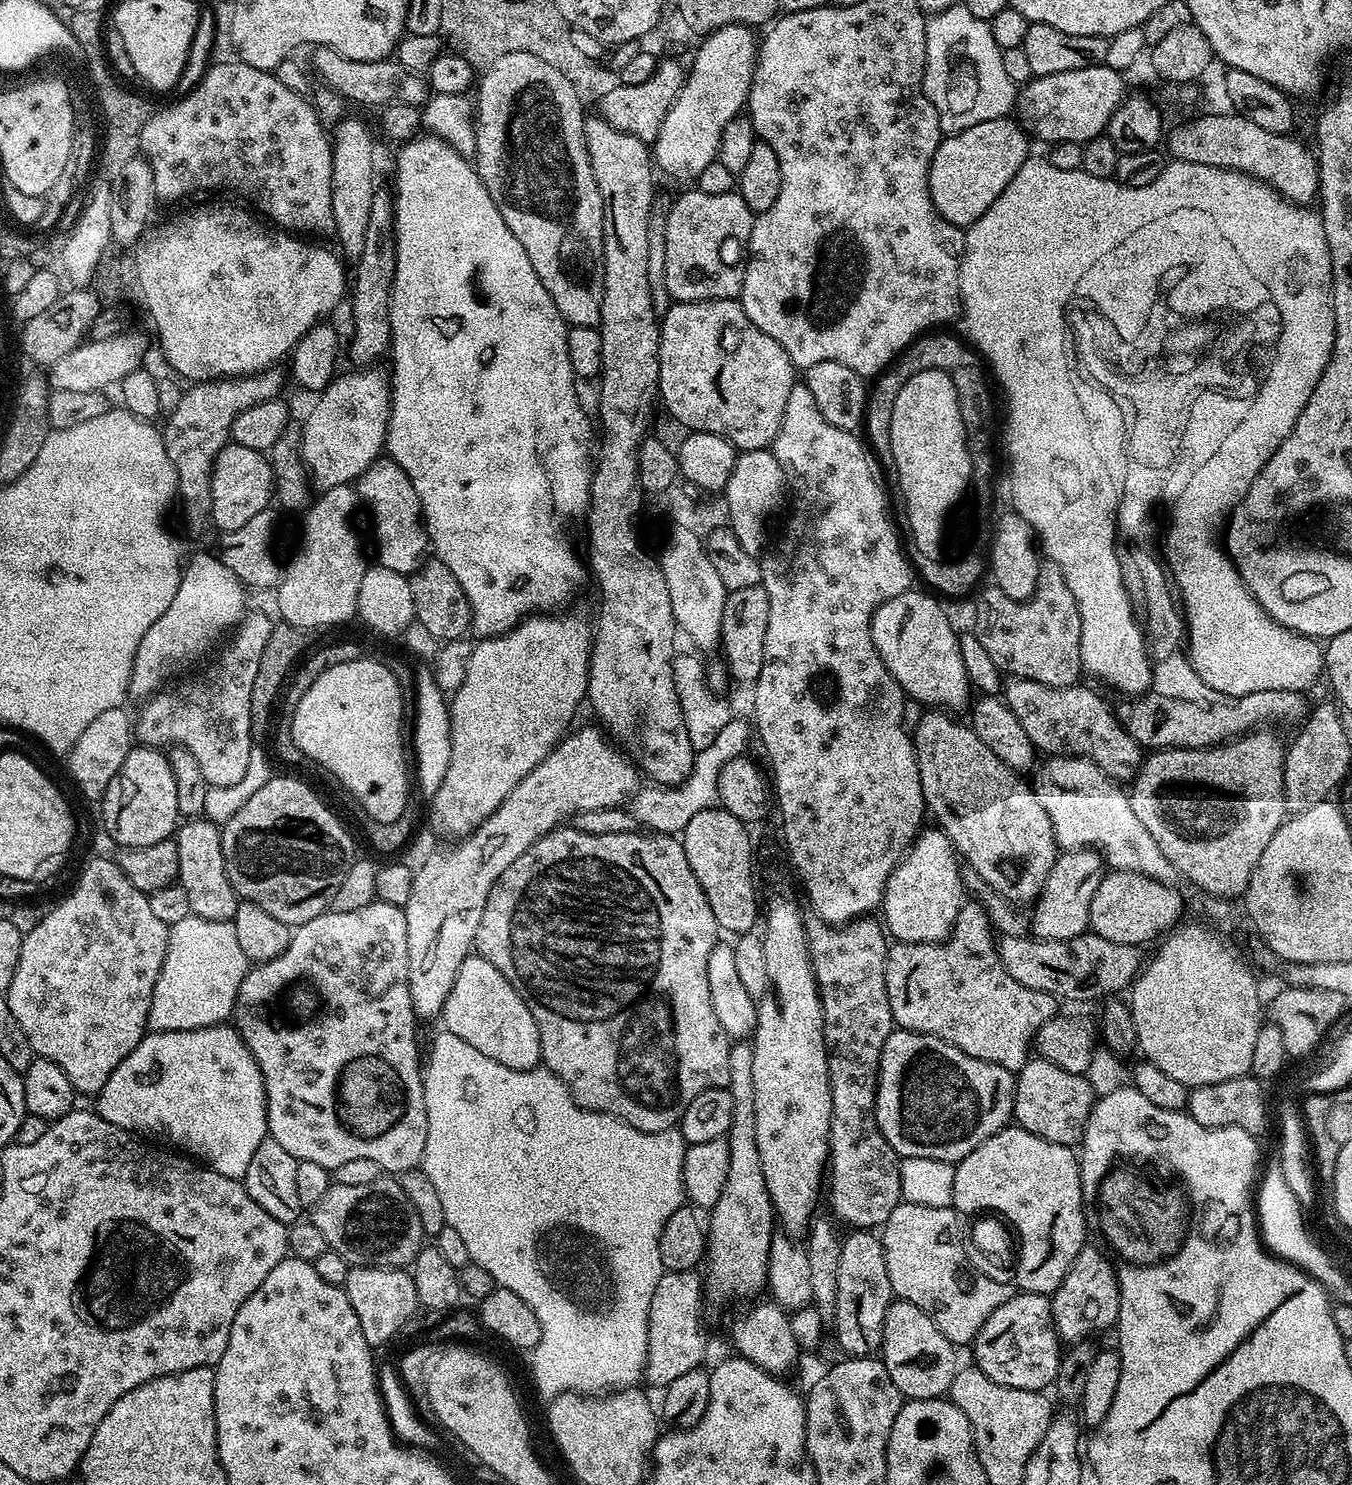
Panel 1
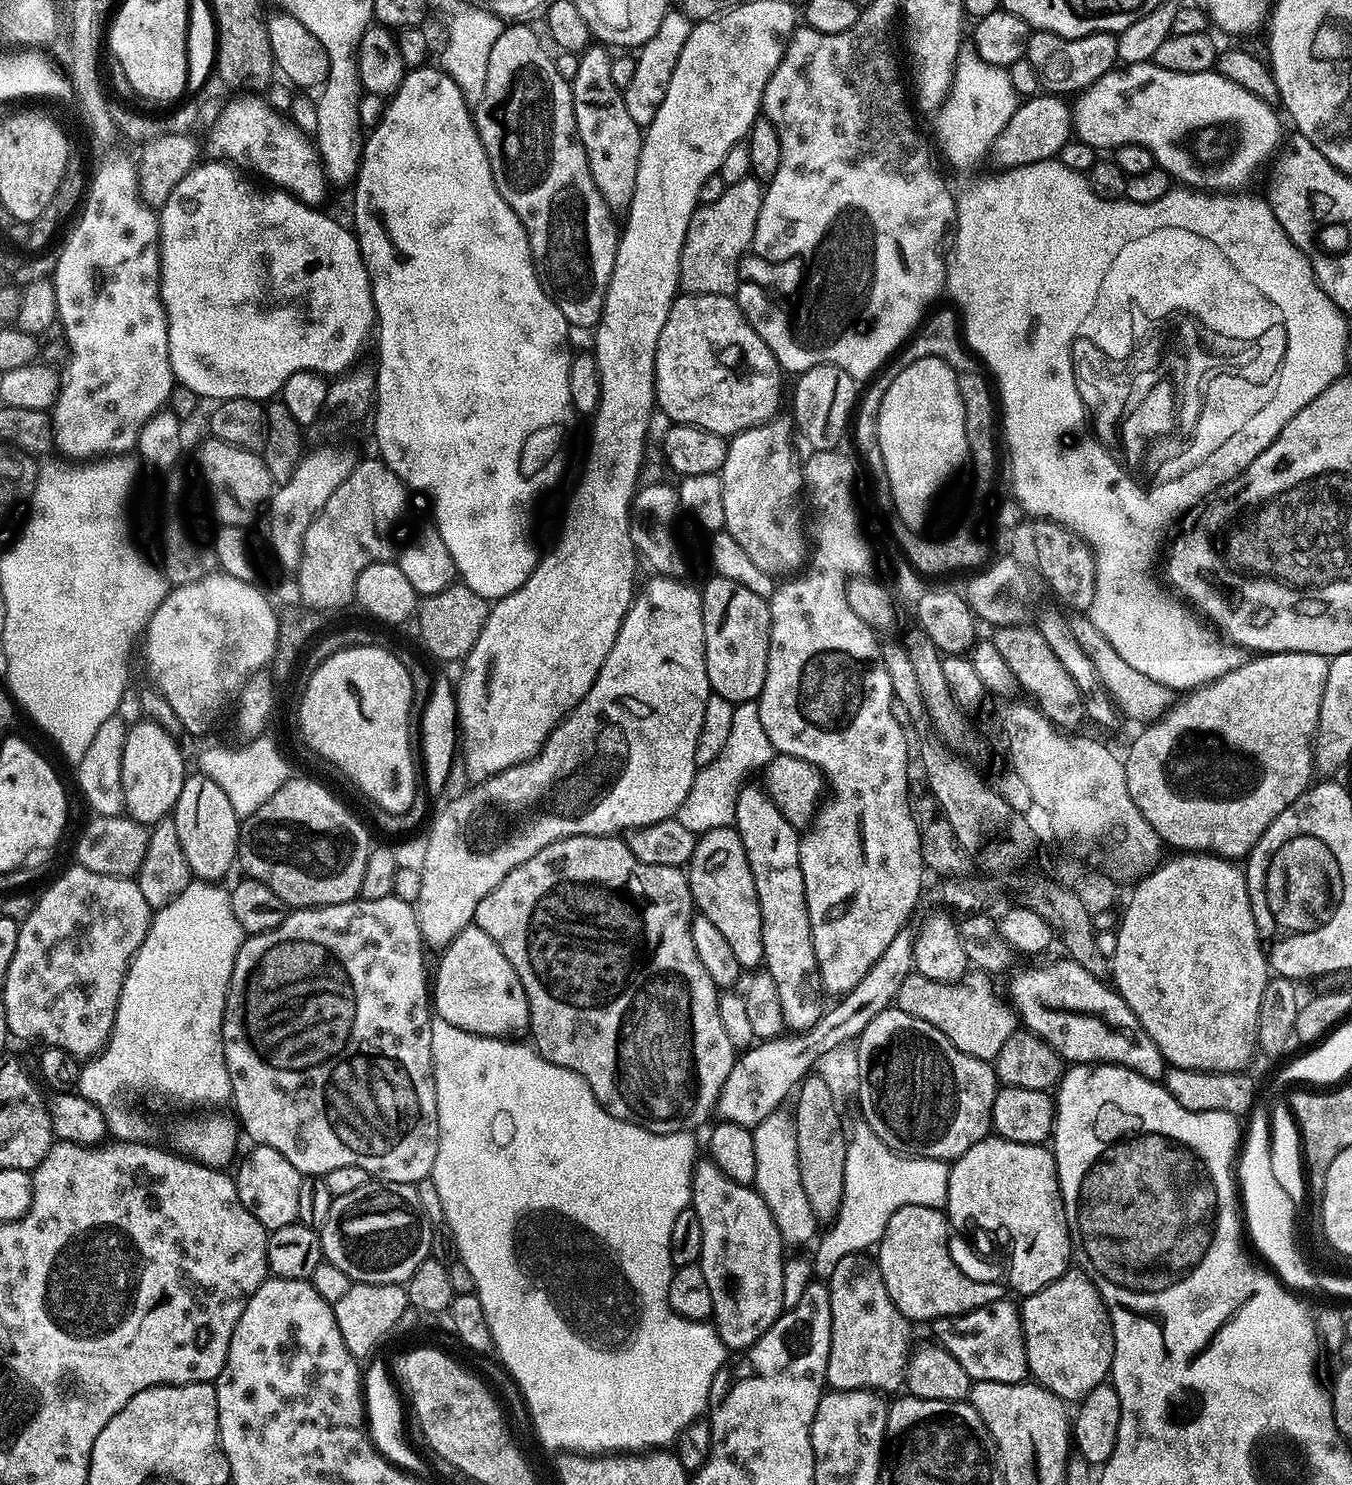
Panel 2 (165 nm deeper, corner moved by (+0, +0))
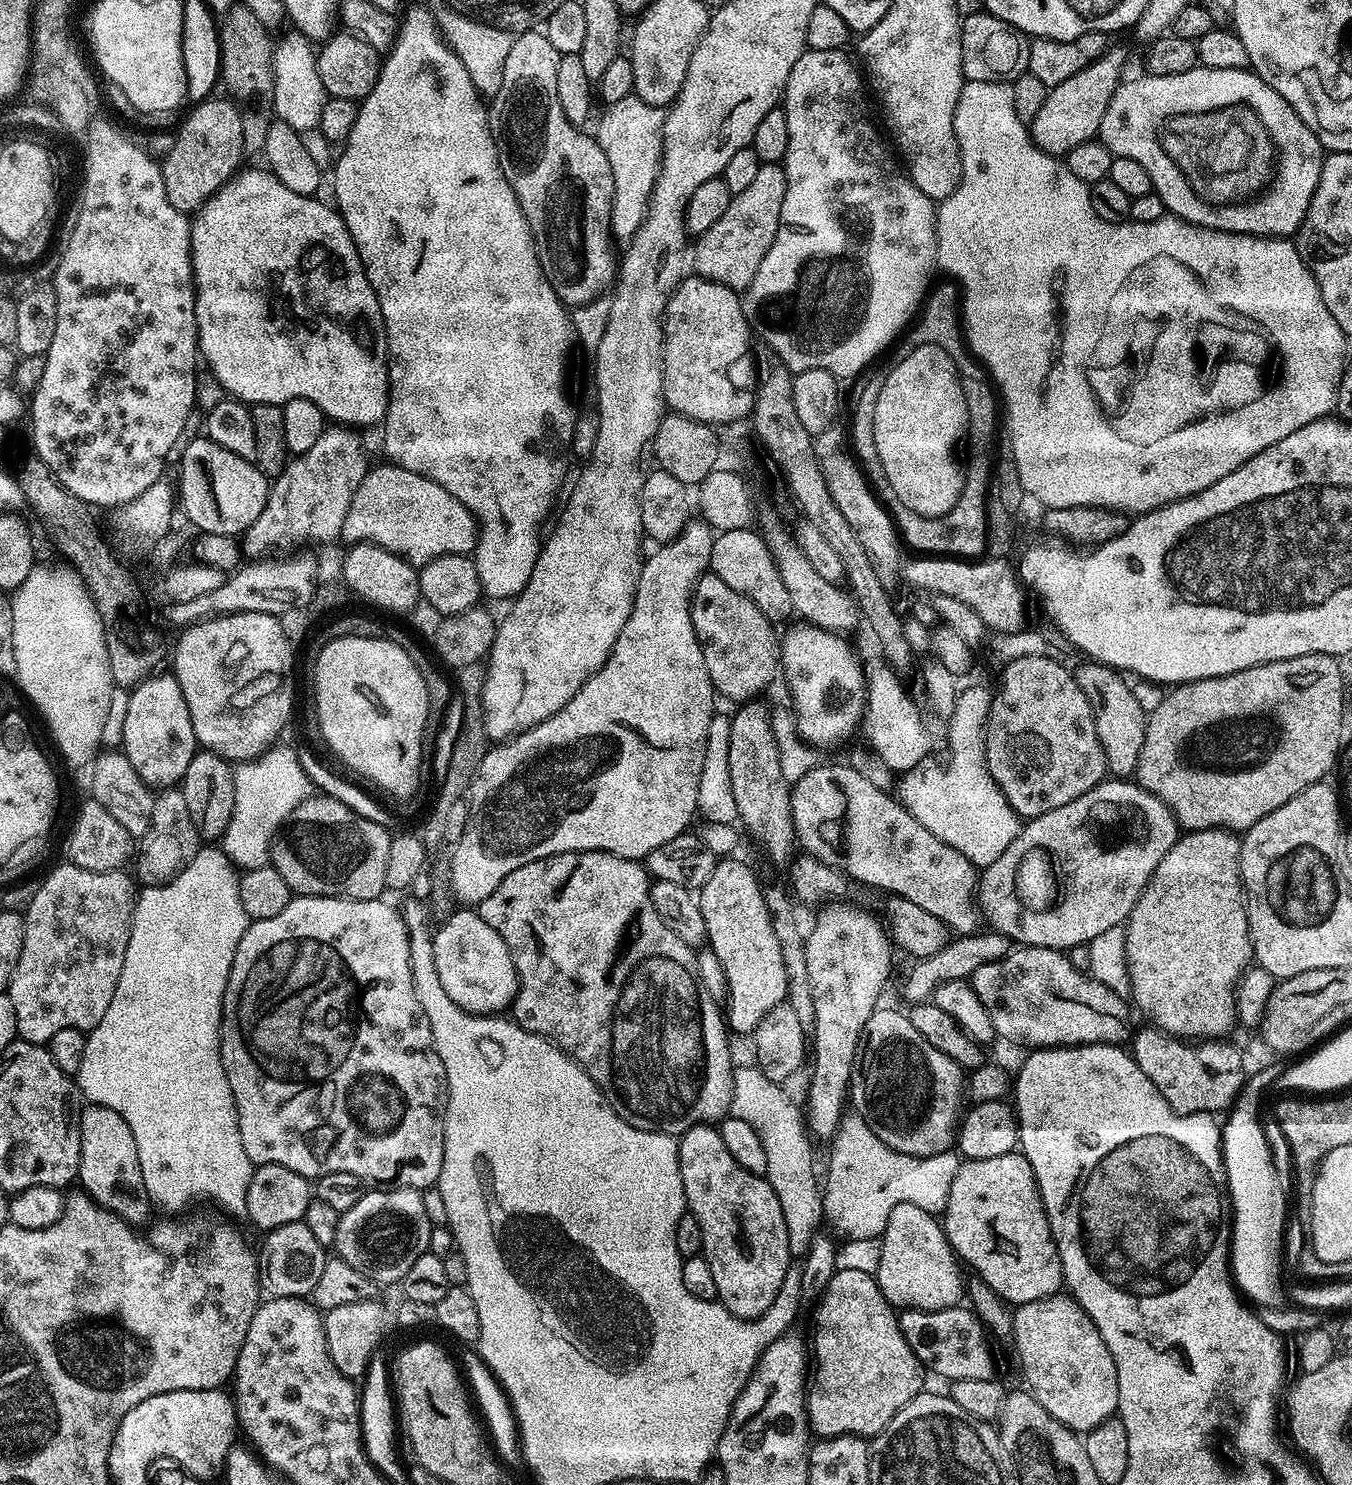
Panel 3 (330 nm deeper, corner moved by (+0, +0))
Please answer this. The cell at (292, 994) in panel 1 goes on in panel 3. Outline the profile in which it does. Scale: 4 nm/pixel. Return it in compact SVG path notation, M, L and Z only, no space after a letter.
M296 896L288 903L282 914L274 914L274 918L262 918L249 923L246 934L242 934L242 942L238 942L238 950L234 954L234 962L230 966L230 974L224 991L224 1007L220 1013L220 1057L222 1066L226 1070L226 1078L230 1082L230 1090L234 1094L236 1113L238 1114L238 1130L242 1134L242 1146L246 1154L252 1159L253 1165L277 1164L286 1166L286 1170L294 1170L294 1174L302 1174L309 1178L319 1178L326 1174L345 1172L358 1174L360 1179L371 1182L376 1186L391 1186L394 1188L414 1188L423 1190L433 1187L440 1179L442 1158L444 1157L444 1110L448 1098L448 1079L442 1058L438 1058L436 1048L432 1044L432 1031L428 1016L418 1002L418 994L414 994L414 978L410 974L410 942L408 941L408 927L404 924L403 915L396 912L384 901L375 900L346 900L342 896Z

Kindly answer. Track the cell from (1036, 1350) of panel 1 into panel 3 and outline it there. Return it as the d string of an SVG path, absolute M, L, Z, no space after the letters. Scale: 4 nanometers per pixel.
M957 1306L923 1312L909 1308L899 1313L900 1329L910 1342L910 1350L929 1373L945 1376L948 1382L954 1380L991 1380L997 1375L996 1360L992 1357L992 1348L988 1345L989 1333L983 1321L968 1306Z

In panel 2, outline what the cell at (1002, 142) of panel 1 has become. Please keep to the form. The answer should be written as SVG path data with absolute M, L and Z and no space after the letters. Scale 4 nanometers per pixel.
M1037 94L1027 97L1017 107L1015 114L1010 118L1010 122L1006 122L1002 134L998 134L998 138L992 141L990 159L992 158L993 162L1000 168L1015 170L1027 164L1059 157L1062 146L1070 139L1074 132L1071 107L1067 103L1064 105L1060 100L1063 99L1056 94Z

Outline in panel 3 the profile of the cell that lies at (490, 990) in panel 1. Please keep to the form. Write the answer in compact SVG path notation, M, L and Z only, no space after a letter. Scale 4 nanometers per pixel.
M456 910L435 929L432 937L434 966L442 982L442 990L464 1012L473 1016L490 1016L511 1009L520 980L506 942L476 910Z

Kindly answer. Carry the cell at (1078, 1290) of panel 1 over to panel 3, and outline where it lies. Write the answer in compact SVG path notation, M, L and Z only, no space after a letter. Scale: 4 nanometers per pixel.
M1057 1294L1019 1305L1012 1312L1011 1343L1016 1343L1016 1356L1024 1371L1027 1391L1040 1403L1042 1410L1077 1434L1093 1432L1098 1425L1113 1419L1118 1412L1118 1374L1114 1358L1090 1314L1071 1295Z

